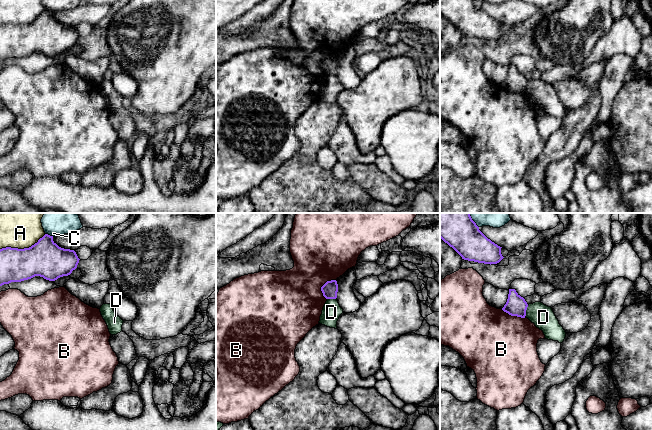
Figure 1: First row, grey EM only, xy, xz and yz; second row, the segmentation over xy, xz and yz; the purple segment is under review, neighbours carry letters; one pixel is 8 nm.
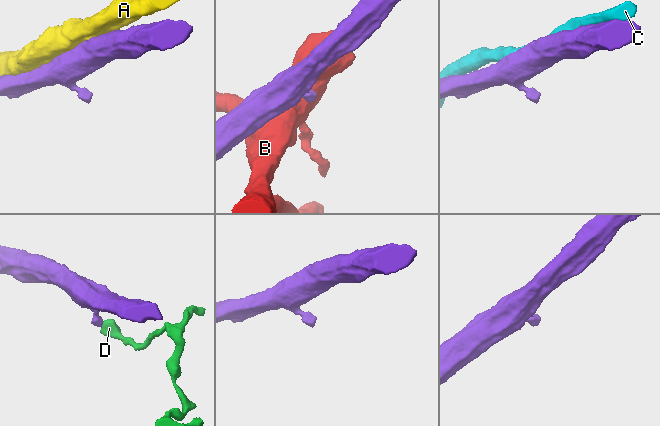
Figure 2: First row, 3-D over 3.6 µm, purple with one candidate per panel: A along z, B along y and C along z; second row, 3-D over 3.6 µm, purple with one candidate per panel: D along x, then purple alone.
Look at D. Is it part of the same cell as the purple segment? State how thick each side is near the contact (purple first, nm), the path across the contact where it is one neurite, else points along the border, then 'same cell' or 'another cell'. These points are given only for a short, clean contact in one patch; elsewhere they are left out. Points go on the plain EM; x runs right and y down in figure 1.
160 nm thick on the purple side, 180 nm on the other; border along yz (528, 81), (524, 92); another cell

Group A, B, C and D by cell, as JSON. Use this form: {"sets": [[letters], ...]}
{"sets": [["A"], ["B"], ["C"], ["D"]]}

